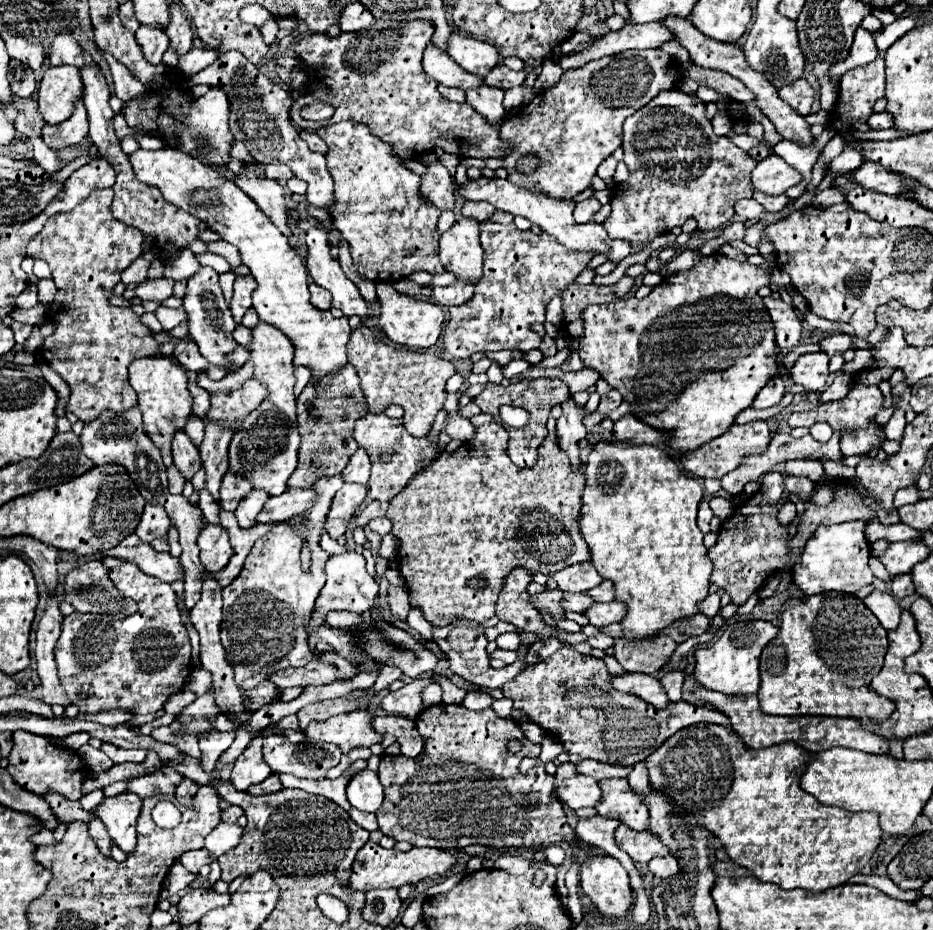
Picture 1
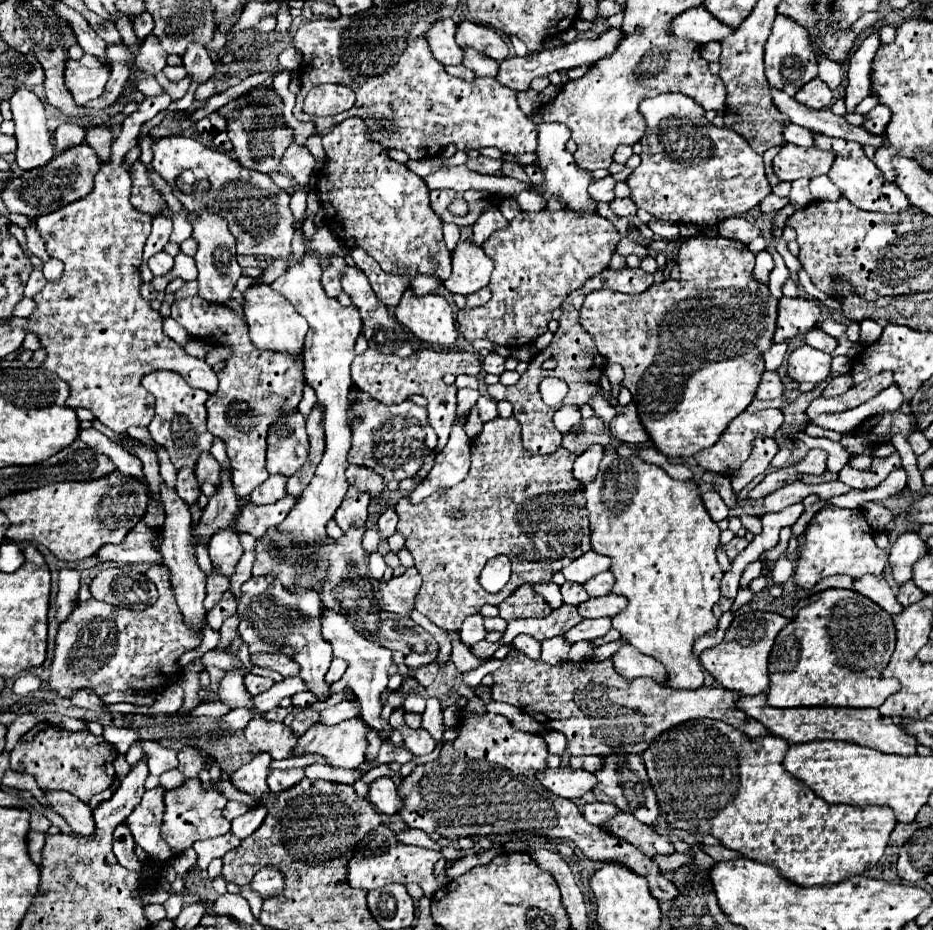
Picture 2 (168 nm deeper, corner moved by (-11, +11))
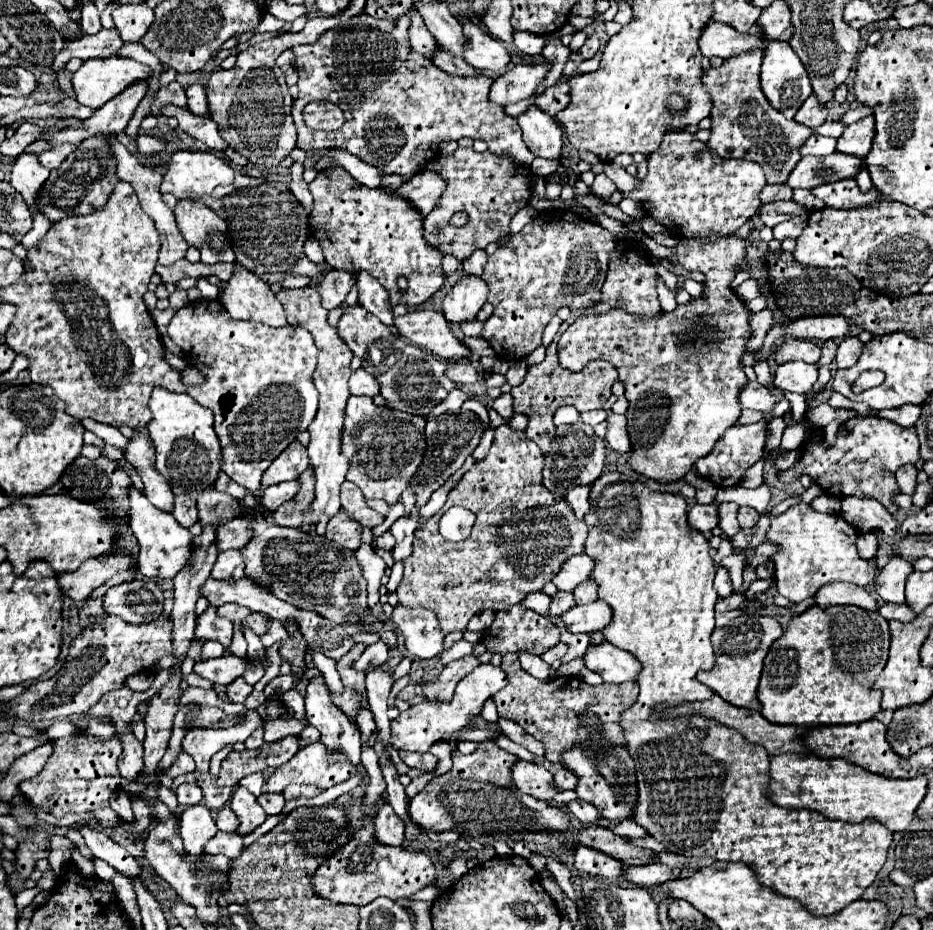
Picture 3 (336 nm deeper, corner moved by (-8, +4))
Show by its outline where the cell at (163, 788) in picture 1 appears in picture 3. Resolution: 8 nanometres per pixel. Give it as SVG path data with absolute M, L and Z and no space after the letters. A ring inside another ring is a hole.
M182 784L178 788L176 796L178 796L178 804L180 806L194 806L194 804L200 804L202 790L196 784Z

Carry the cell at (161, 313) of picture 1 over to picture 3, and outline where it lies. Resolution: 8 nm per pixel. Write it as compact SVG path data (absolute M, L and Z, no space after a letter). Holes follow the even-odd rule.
M200 300L180 308L168 326L168 336L184 352L186 364L198 368L206 378L202 386L188 386L186 394L214 412L216 434L224 450L222 472L246 490L258 490L266 468L316 416L318 392L312 384L316 346L312 336L298 326L272 328L234 320L218 300ZM262 410L276 410L276 422L258 416Z

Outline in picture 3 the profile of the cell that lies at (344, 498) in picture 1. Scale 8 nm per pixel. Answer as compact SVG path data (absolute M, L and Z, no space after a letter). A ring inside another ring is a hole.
M338 512L328 522L326 538L336 542L342 548L348 548L348 550L356 552L360 548L360 526L354 520L350 520L348 514Z

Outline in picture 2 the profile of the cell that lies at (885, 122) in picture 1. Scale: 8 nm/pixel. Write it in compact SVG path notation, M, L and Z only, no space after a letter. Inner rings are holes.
M877 105L875 109L871 109L867 115L865 115L865 121L863 121L863 127L869 129L869 133L883 133L885 127L889 125L891 121L891 109L887 109L887 105Z

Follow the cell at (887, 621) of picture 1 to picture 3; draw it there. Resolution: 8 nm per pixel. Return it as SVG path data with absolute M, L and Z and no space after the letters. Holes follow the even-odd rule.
M830 582L816 592L816 604L820 608L830 606L860 606L866 610L878 610L876 600L870 596L866 588L848 582Z

